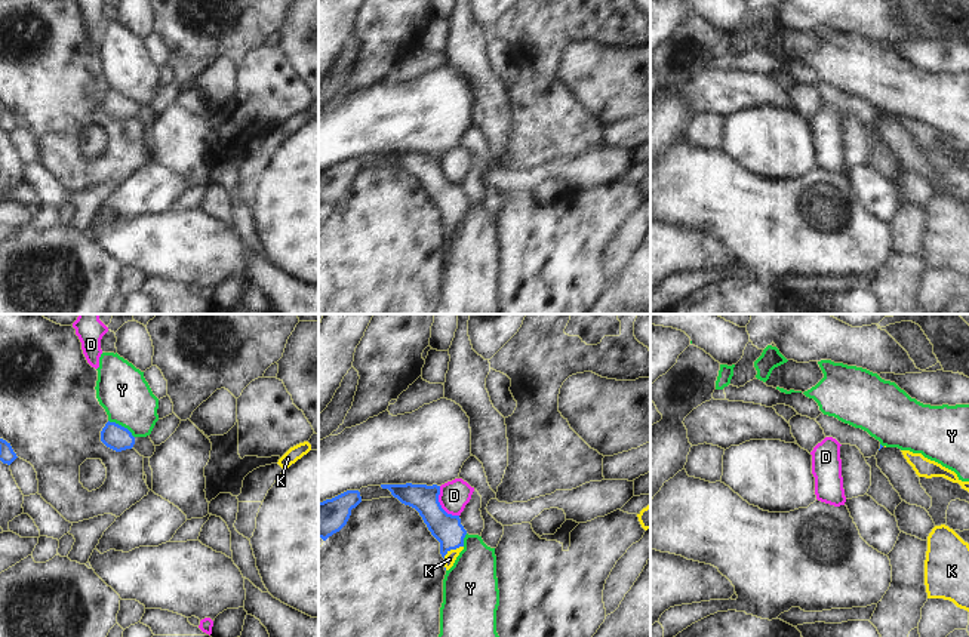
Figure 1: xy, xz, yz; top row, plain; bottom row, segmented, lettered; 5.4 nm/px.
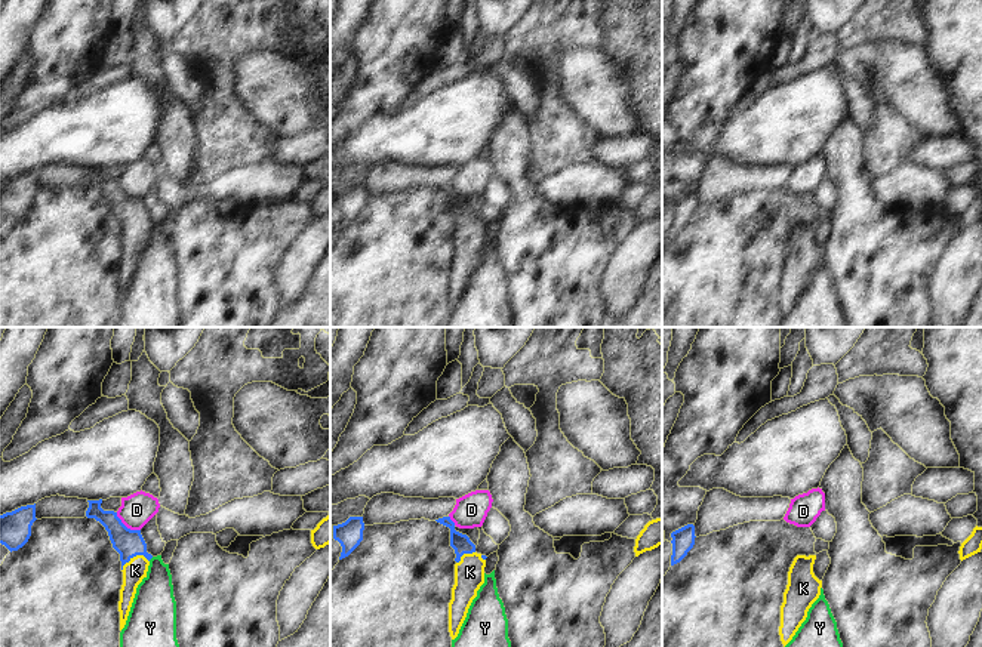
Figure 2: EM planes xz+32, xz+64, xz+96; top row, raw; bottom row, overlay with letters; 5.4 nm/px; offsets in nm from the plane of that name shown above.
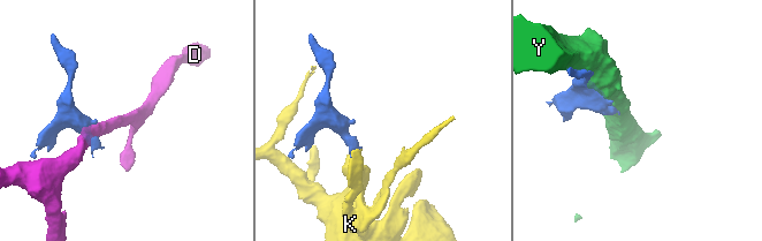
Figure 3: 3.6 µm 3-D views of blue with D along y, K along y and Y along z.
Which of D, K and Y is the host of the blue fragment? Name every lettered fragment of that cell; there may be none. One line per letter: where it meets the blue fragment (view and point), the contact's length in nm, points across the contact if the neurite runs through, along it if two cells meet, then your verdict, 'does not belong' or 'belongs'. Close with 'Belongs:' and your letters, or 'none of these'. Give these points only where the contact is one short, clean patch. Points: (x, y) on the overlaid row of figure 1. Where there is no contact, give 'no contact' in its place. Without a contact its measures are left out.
D: contact xz (440, 505); length 200 nm; border xz (439, 486), (439, 504), (448, 513), (458, 516); does not belong
K: contact xz (452, 548); length 130 nm; way xz (445, 528), (451, 534), (452, 548), (449, 559); belongs
Y: contact xy (120, 425); length 170 nm; does not belong
Belongs: K

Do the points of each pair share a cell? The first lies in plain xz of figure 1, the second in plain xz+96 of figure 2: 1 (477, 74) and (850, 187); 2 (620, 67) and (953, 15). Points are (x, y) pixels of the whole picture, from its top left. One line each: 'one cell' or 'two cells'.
1: one cell
2: two cells

